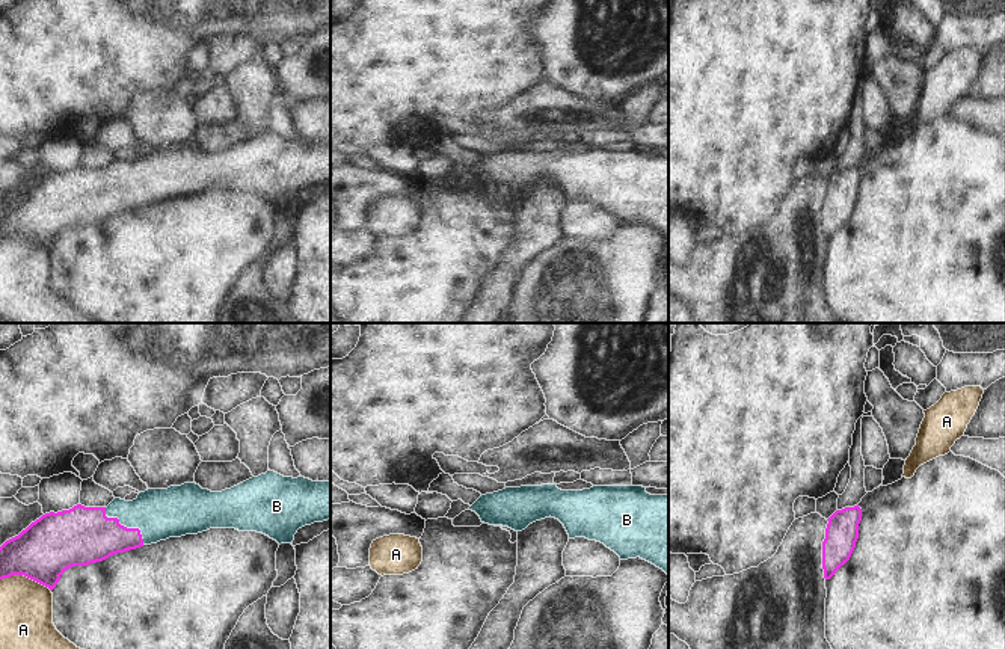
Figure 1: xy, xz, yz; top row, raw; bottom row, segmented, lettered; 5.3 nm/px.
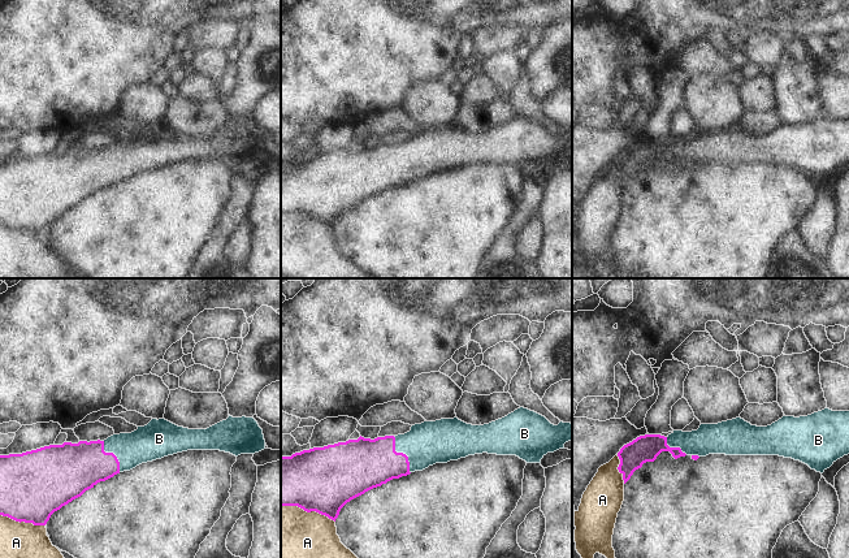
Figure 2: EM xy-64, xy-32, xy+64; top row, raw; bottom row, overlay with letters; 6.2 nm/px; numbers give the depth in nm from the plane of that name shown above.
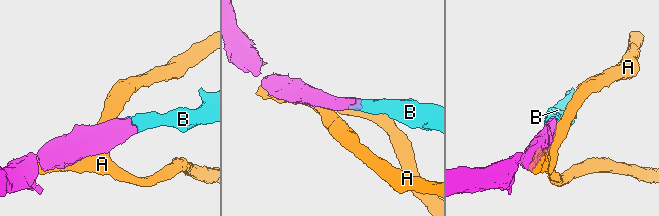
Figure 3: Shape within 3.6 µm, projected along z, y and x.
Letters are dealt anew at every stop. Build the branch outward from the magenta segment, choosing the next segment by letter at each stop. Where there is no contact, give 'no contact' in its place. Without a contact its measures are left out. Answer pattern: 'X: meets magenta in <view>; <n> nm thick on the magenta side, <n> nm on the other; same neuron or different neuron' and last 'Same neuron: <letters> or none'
A: meets magenta in xy; 320 nm thick on the magenta side, 280 nm on the other; different neuron
B: meets magenta in xy; 300 nm thick on the magenta side, 280 nm on the other; same neuron
Same neuron: B

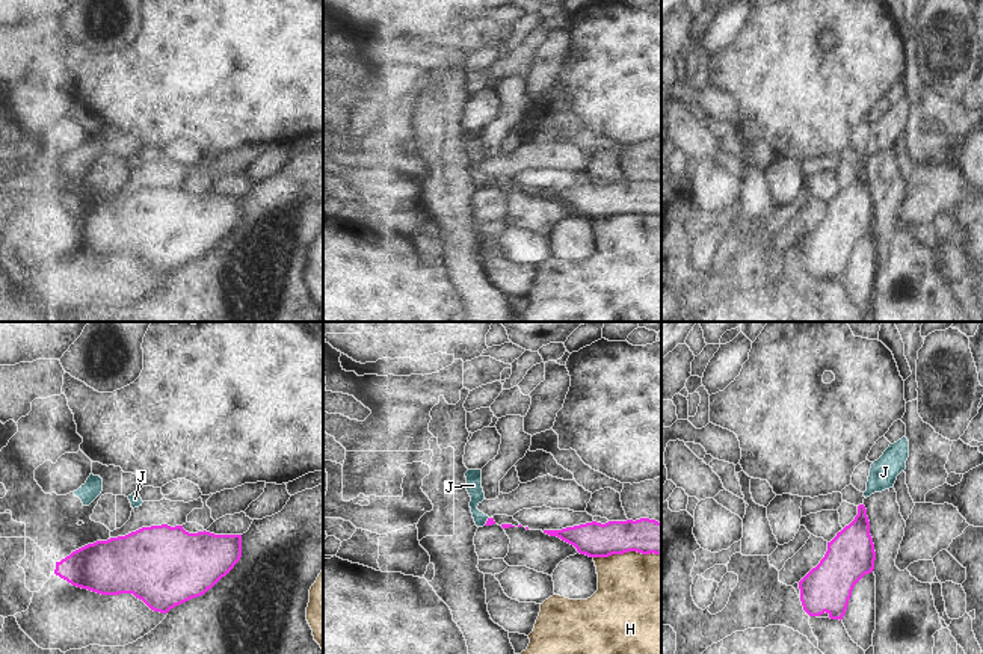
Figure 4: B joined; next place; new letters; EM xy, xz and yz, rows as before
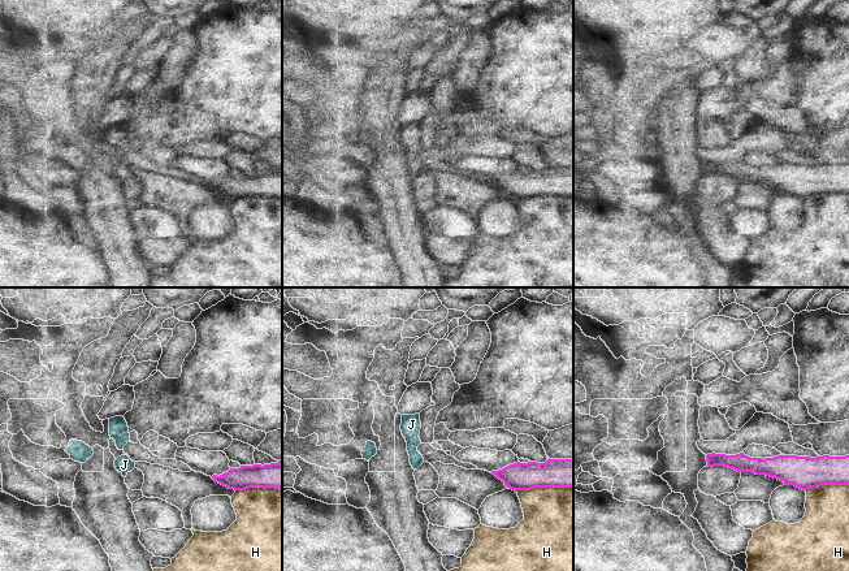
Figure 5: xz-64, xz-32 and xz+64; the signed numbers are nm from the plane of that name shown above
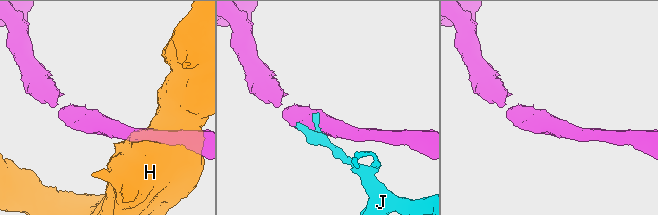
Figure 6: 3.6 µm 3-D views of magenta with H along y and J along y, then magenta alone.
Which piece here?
H: meets magenta in xz; 190 nm thick on the magenta side, 460 nm on the other; different neuron
J: meets magenta in xz; 40 nm thick on the magenta side, 80 nm on the other; different neuron
Same neuron: none

